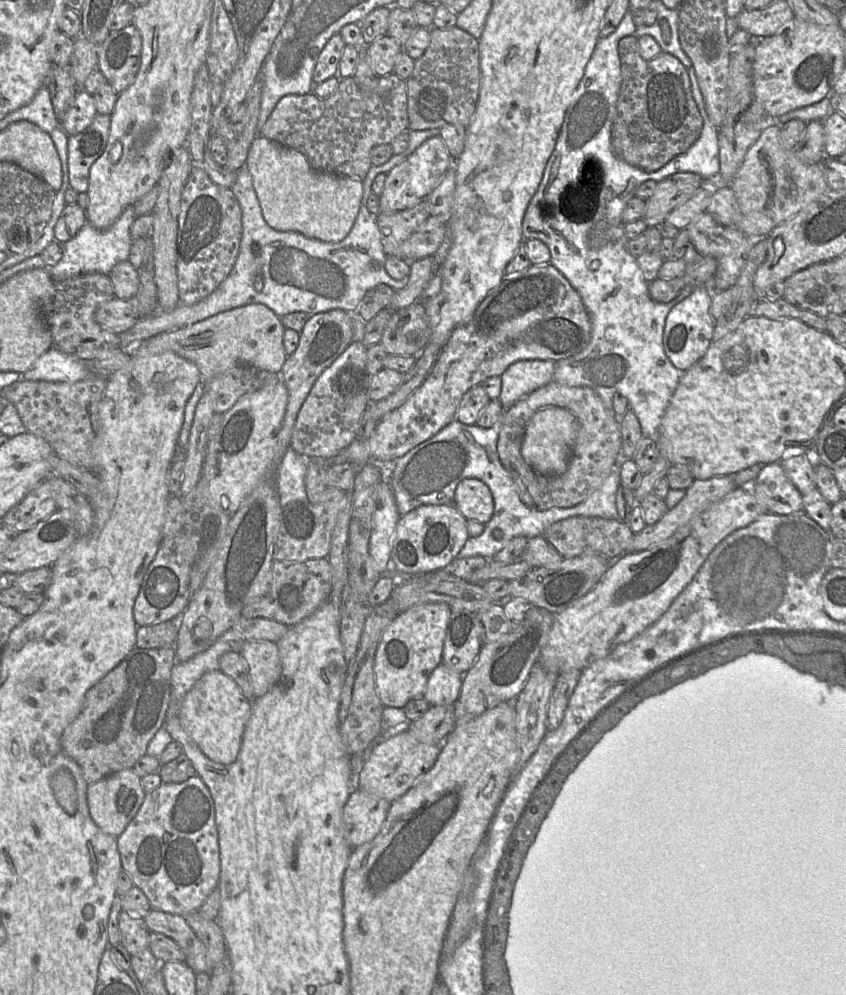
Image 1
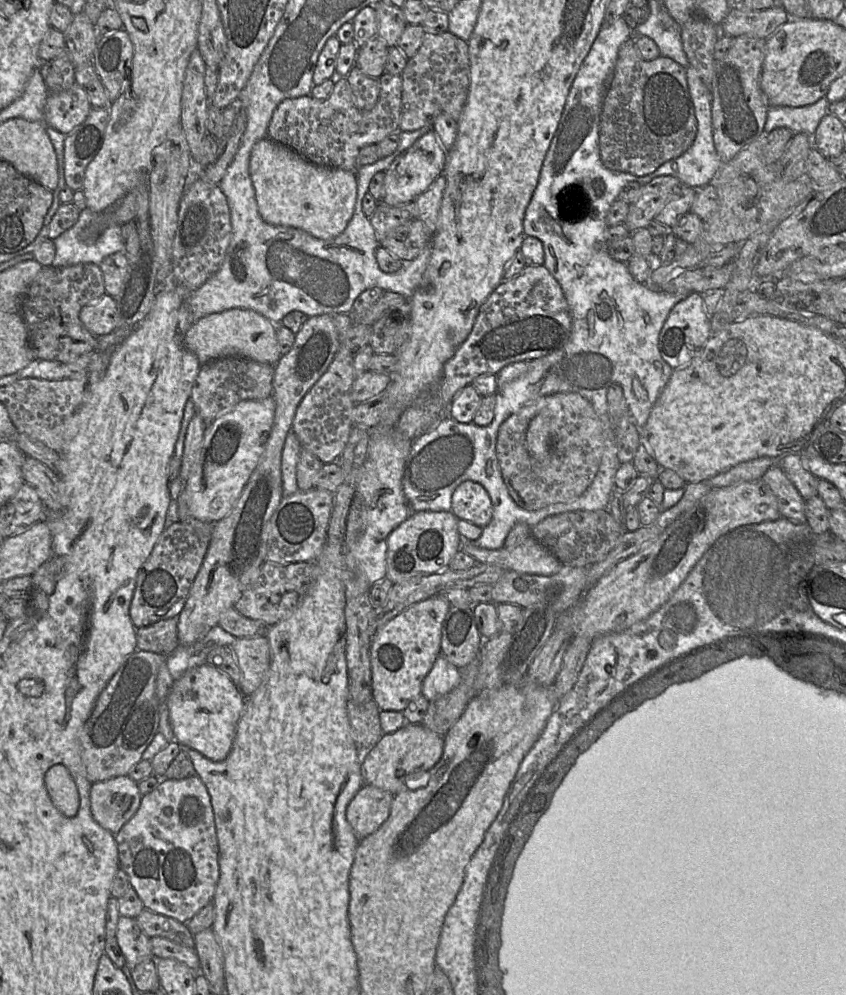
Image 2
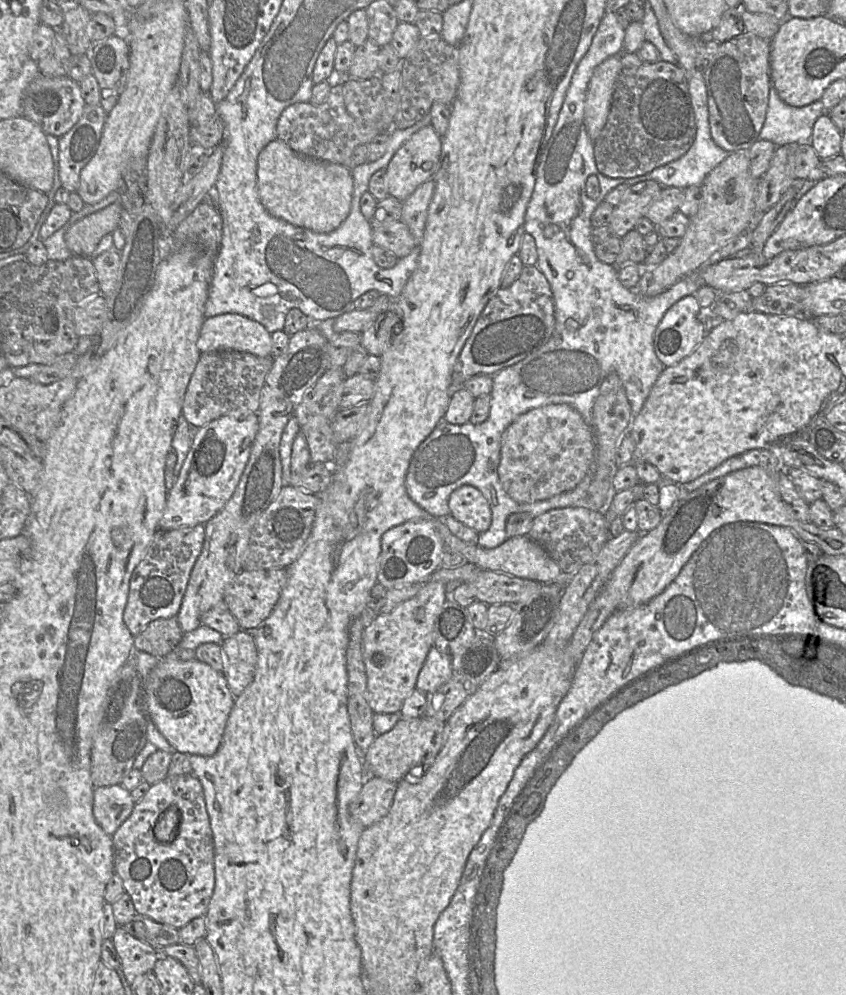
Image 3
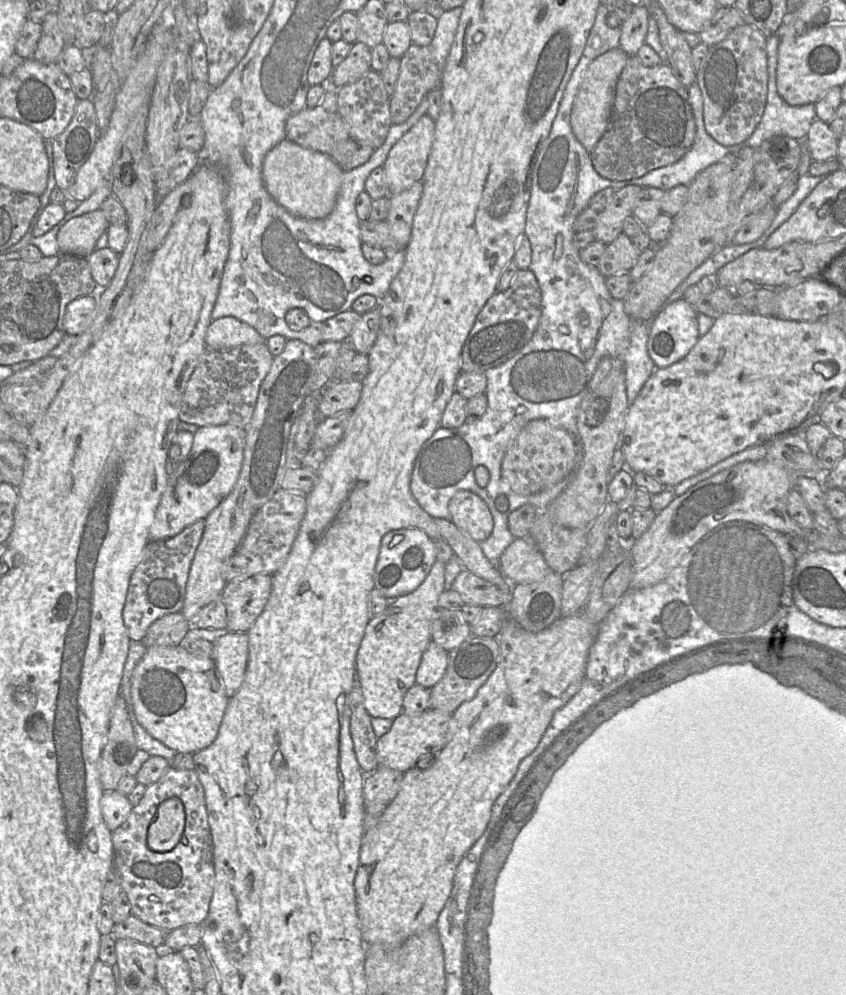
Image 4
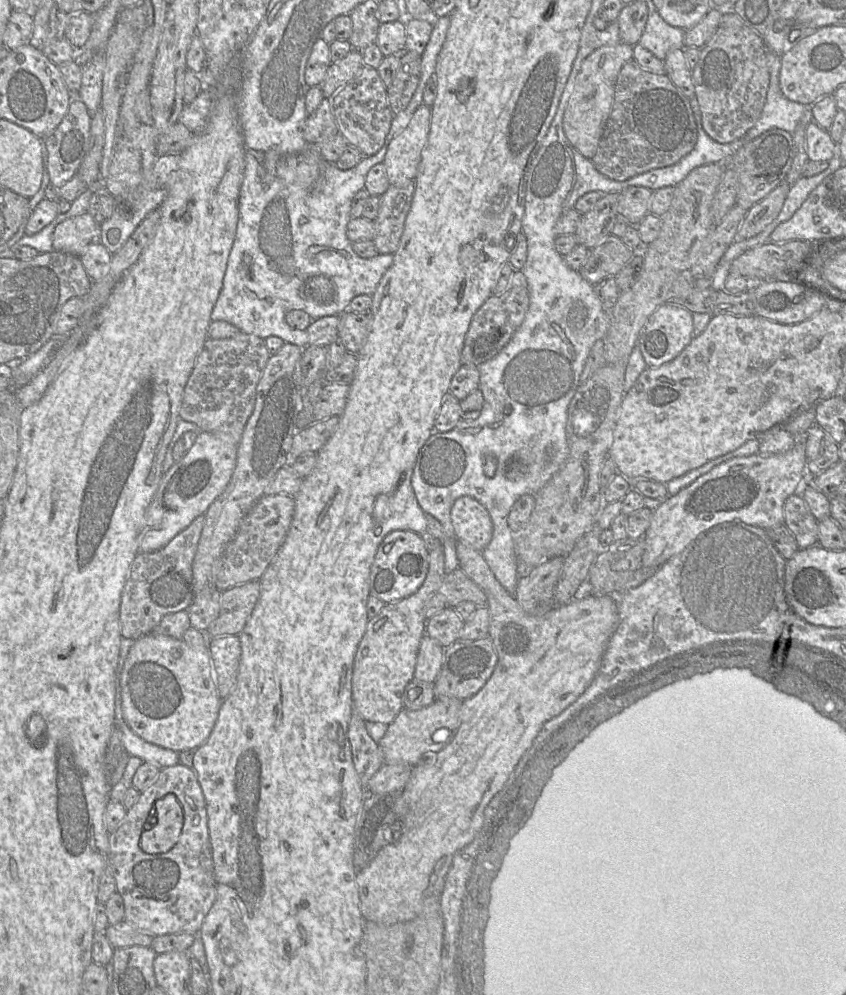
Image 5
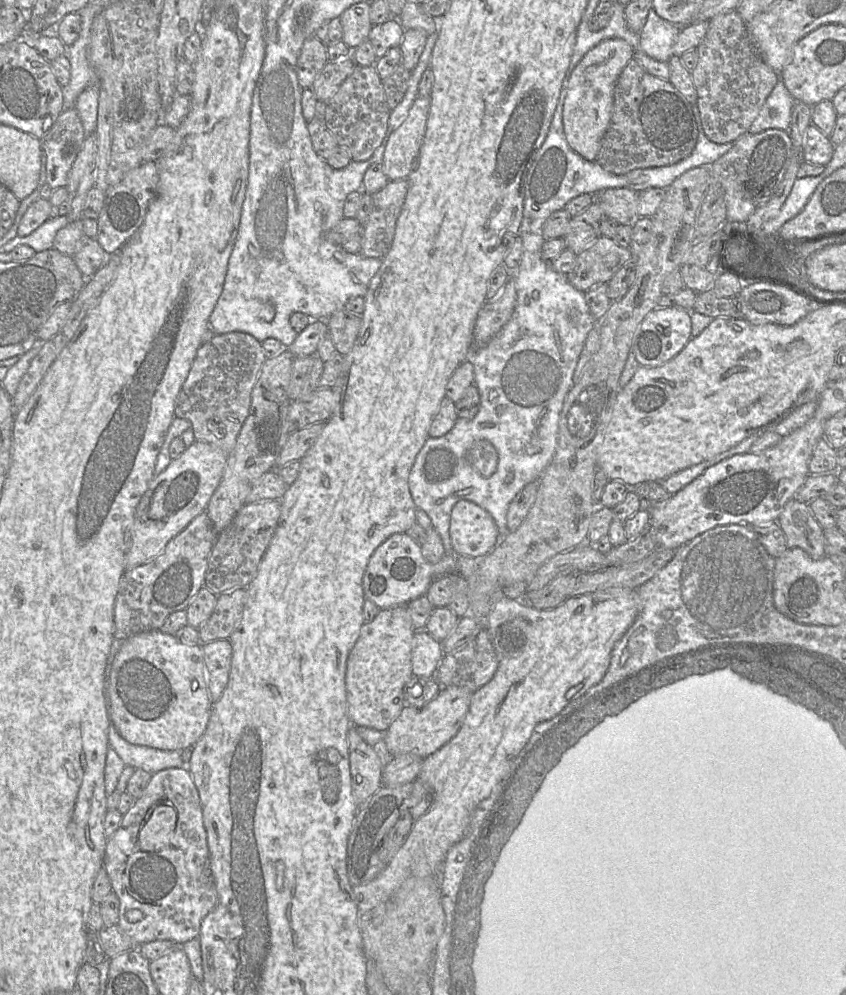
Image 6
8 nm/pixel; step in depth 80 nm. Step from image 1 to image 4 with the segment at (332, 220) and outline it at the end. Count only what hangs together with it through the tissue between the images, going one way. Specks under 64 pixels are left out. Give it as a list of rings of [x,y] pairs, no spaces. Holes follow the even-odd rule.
[[[287,139],[266,154],[262,165],[262,178],[271,197],[292,215],[314,220],[323,219],[333,211],[343,172],[341,165],[329,155],[304,148]]]

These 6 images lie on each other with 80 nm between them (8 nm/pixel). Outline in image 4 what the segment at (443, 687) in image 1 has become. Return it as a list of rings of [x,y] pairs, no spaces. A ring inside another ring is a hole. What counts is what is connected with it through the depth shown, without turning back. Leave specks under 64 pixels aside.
[[[433,641],[423,653],[416,672],[416,684],[433,688],[444,676],[448,666],[448,652]]]

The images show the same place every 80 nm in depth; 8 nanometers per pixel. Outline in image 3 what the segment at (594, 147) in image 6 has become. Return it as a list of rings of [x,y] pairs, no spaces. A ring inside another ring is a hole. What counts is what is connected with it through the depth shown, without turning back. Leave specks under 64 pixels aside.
[[[610,56],[594,69],[589,81],[584,108],[584,124],[593,142],[606,124],[620,70],[620,56]]]

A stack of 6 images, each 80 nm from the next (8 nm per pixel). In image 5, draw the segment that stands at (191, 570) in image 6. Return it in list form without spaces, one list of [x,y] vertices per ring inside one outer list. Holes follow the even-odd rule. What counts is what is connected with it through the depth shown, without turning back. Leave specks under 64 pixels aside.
[[[199,516],[161,549],[136,555],[121,594],[119,620],[123,638],[136,640],[152,632],[165,615],[188,609],[194,597],[192,562],[203,526],[204,516]]]

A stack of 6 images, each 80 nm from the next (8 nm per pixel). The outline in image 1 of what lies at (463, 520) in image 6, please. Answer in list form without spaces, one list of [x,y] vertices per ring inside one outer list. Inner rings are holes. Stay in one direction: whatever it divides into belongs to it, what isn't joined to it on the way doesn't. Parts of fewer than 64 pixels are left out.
[[[465,478],[457,486],[455,507],[467,520],[486,524],[494,513],[494,499],[489,487],[477,478]]]

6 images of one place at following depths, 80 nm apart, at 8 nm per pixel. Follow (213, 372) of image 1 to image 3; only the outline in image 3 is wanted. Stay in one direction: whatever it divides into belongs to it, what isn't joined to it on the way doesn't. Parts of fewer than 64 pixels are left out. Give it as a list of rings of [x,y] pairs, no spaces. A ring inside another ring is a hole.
[[[225,313],[204,319],[197,347],[201,353],[237,351],[269,357],[272,334],[255,320],[237,313]]]

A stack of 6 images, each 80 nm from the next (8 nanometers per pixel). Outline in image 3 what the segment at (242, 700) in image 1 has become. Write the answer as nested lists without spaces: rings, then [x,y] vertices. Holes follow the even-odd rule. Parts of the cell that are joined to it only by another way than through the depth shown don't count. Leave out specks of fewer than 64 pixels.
[[[159,659],[146,679],[142,694],[149,720],[174,751],[202,756],[211,756],[219,749],[234,702],[224,674],[197,659]]]

